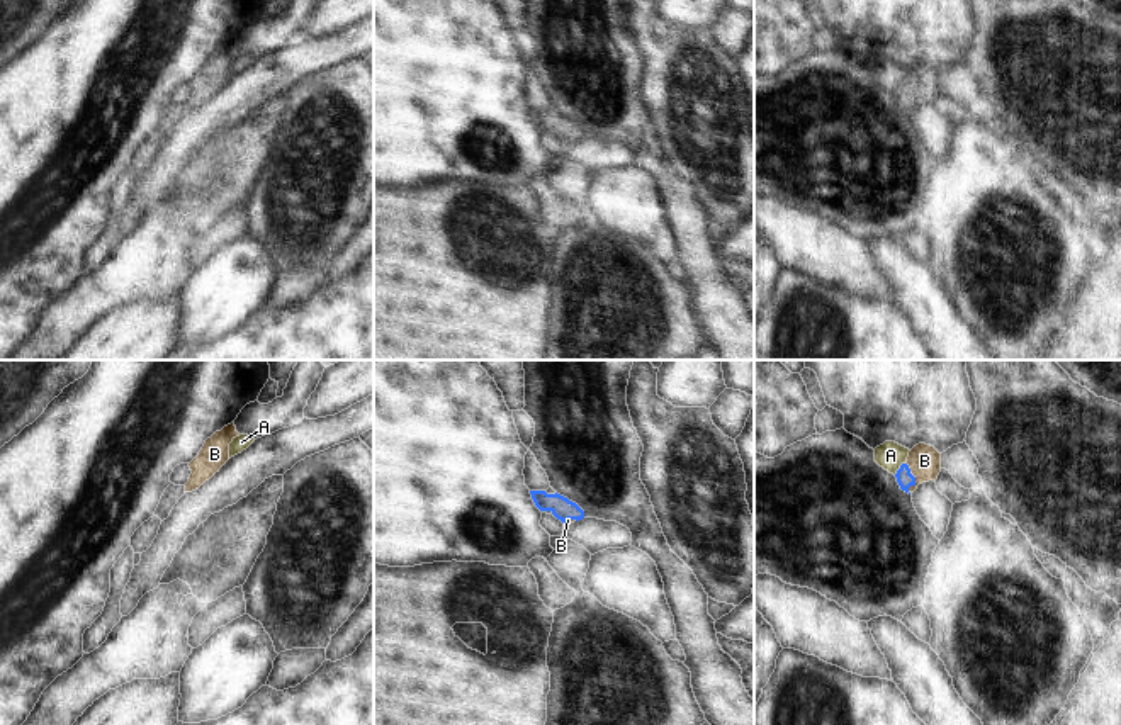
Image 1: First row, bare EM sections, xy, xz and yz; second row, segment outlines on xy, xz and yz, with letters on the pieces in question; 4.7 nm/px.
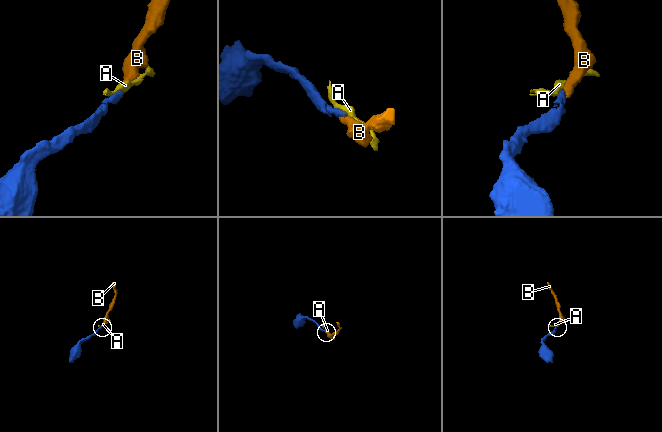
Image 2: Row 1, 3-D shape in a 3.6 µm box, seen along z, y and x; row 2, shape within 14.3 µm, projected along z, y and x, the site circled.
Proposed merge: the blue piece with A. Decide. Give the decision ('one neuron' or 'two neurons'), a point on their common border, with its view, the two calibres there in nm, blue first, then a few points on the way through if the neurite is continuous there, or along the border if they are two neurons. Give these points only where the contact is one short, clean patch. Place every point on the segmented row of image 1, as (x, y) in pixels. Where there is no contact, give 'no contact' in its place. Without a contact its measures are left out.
two neurons; meets blue in yz at (901, 467); 80 nm thick on the blue side, 140 nm on the other; border along yz (906, 462), (894, 474)

